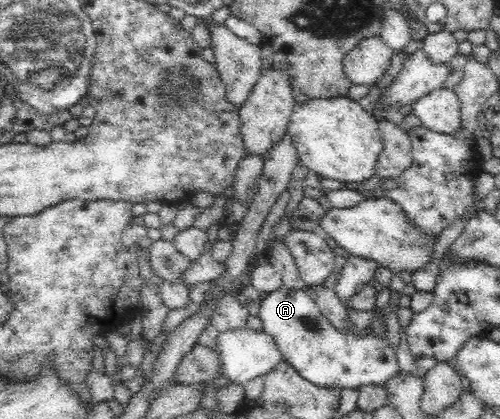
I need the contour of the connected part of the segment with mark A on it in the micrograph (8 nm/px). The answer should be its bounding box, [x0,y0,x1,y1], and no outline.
[258,285,399,389]

